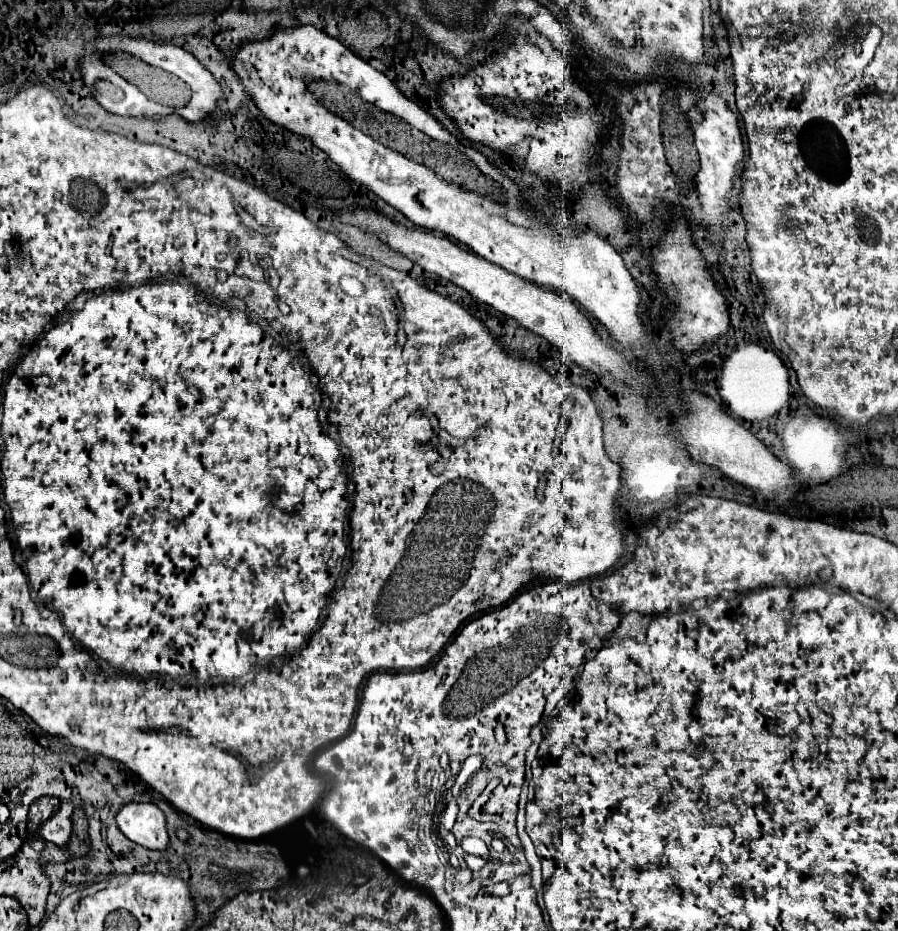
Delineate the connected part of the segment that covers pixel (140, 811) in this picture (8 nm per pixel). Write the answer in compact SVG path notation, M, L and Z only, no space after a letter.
M126 803L116 813L116 823L120 831L136 845L158 851L168 847L166 819L154 803Z

